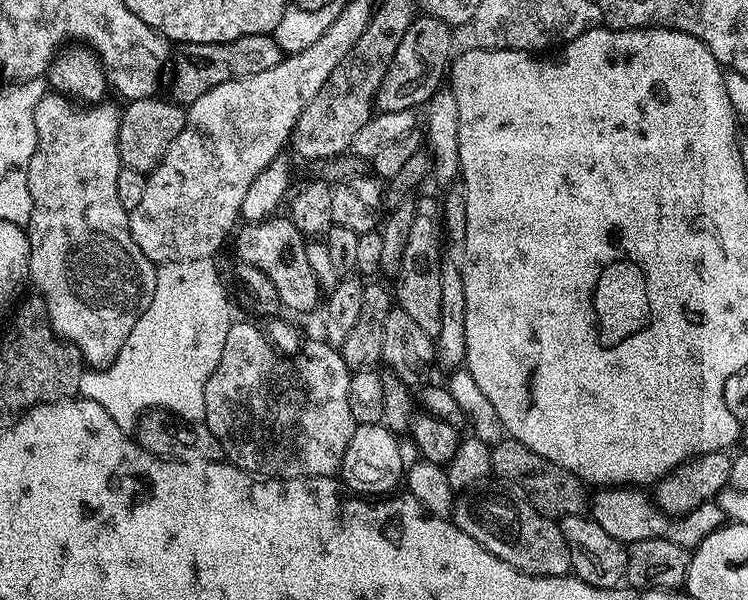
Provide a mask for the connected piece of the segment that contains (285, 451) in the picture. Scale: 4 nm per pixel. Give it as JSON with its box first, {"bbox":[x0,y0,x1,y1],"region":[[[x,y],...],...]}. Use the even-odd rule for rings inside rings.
{"bbox":[203,319,357,480],"region":[[[237,319],[226,333],[226,342],[222,345],[222,358],[218,358],[218,366],[214,366],[214,374],[206,378],[206,410],[204,411],[203,427],[218,438],[218,442],[224,448],[224,455],[236,467],[244,469],[265,478],[279,478],[292,480],[296,476],[331,476],[335,477],[340,471],[340,463],[346,454],[346,446],[350,446],[350,438],[354,434],[357,423],[354,414],[350,414],[350,370],[346,366],[343,356],[337,349],[327,342],[320,342],[317,348],[312,348],[308,353],[305,351],[297,364],[291,364],[291,359],[281,358],[272,347],[267,335],[256,324],[247,324],[246,321]]]}

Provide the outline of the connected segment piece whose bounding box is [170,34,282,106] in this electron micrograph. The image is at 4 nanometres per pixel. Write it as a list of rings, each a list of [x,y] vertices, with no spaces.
[[[272,34],[243,36],[231,40],[229,44],[179,45],[170,60],[171,99],[181,106],[187,106],[194,103],[202,94],[206,94],[206,90],[214,90],[214,86],[222,86],[222,82],[230,82],[237,76],[253,76],[262,74],[262,70],[270,70],[270,66],[274,66],[281,58],[280,47],[276,44],[275,35]]]

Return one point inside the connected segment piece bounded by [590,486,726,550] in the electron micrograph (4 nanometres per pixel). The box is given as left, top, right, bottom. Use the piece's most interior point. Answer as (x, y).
(631, 516)

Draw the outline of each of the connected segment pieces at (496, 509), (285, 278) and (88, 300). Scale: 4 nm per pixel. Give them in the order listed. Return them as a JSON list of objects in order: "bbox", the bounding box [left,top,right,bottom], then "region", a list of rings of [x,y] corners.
[{"bbox":[450,482,572,576],"region":[[[503,482],[461,491],[455,497],[450,519],[487,552],[520,572],[531,576],[567,576],[572,572],[570,550],[559,523],[540,513],[523,492]]]},{"bbox":[234,214,322,312],"region":[[[276,214],[267,220],[248,222],[243,226],[245,228],[241,227],[234,236],[235,259],[262,270],[262,274],[274,282],[274,290],[278,290],[278,298],[285,309],[289,308],[292,312],[312,312],[316,307],[319,309],[322,289],[306,259],[306,237],[294,226],[294,222],[287,215]]]},{"bbox":[26,94,157,366],"region":[[[55,94],[44,96],[34,112],[36,149],[34,150],[34,158],[30,160],[30,170],[28,171],[28,181],[32,194],[32,213],[30,214],[30,222],[26,226],[30,242],[28,274],[31,283],[36,283],[35,291],[43,296],[48,304],[48,316],[52,319],[52,327],[64,340],[69,340],[81,352],[85,361],[92,366],[111,364],[112,359],[118,354],[118,350],[122,350],[126,338],[130,338],[130,330],[134,330],[134,322],[138,322],[138,318],[142,318],[146,306],[150,306],[150,302],[154,298],[157,269],[157,265],[153,264],[150,258],[146,258],[146,254],[142,254],[142,250],[138,250],[138,242],[134,242],[128,225],[130,213],[125,210],[122,201],[118,199],[118,174],[122,167],[118,154],[118,126],[120,125],[121,109],[108,103],[102,102],[87,110],[77,110],[64,96]]]}]

